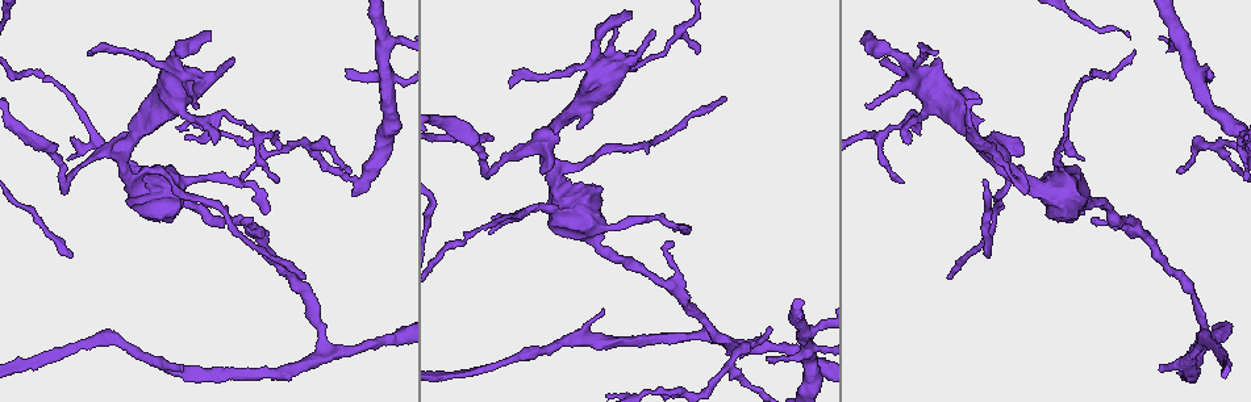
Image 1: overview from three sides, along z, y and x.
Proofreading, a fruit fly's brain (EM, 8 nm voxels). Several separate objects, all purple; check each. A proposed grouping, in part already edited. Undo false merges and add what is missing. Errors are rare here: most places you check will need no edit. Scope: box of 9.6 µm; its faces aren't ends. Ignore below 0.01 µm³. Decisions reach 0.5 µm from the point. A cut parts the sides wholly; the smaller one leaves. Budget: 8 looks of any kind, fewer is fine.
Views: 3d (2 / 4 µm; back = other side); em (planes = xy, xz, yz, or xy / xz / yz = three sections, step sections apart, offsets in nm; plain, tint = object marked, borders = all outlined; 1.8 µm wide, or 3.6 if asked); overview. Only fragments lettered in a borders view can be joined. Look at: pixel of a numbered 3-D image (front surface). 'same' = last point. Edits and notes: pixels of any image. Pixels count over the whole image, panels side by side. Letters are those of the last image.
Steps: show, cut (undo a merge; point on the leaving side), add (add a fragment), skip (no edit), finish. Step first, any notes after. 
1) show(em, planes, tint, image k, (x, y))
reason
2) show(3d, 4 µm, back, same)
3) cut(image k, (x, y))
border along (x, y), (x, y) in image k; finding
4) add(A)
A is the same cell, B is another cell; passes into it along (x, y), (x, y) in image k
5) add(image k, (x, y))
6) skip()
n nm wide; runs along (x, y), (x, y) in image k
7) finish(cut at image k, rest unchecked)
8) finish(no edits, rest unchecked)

show(em, planes, plain, image 1, (882, 136))
arms part here

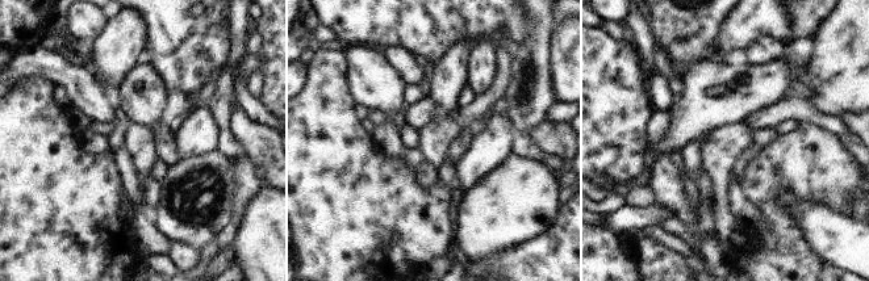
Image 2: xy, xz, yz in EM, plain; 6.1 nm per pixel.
show(em, planes, borders, same)
see the neighbours

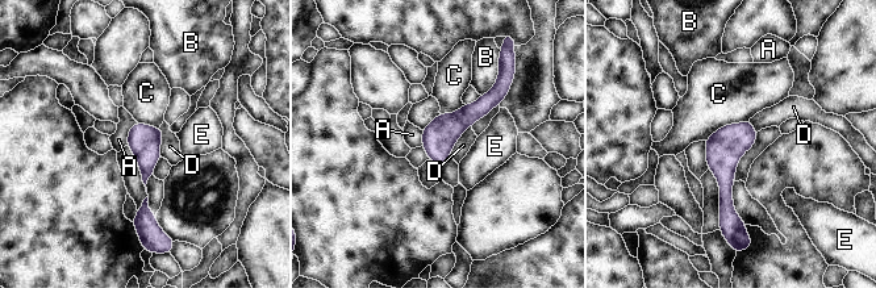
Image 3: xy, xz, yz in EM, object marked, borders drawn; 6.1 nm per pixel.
skip()
C touches over 300 nm; A, B, C, D and E are other cells; runs along (746, 124), (726, 149), (726, 221) in image 3; continuous, no second cell

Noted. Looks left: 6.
show(em, yz, step 16, tint, image 1, (1221, 146))
two arms in line, one across

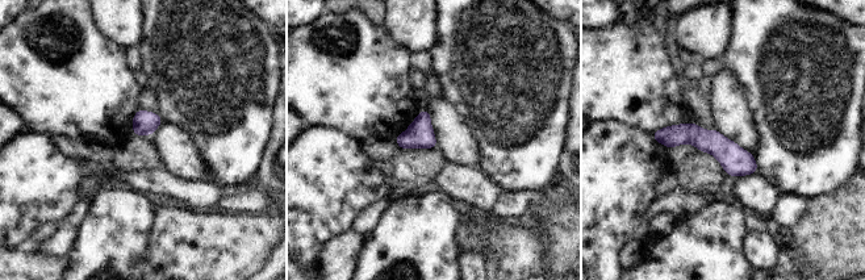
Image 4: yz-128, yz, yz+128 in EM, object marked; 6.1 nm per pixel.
show(em, xy, step 4, borders, same)

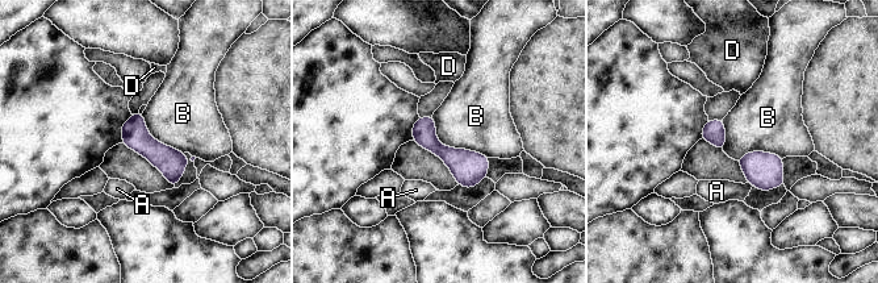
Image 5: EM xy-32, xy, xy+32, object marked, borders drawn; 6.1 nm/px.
skip()
A, B and D are other cells; border along (433, 115), (440, 142), (489, 157) in image 5; one cell here

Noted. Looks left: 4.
show(em, 3.6 µm, planes, tint, image 1, (809, 349))
two arms in line, one across

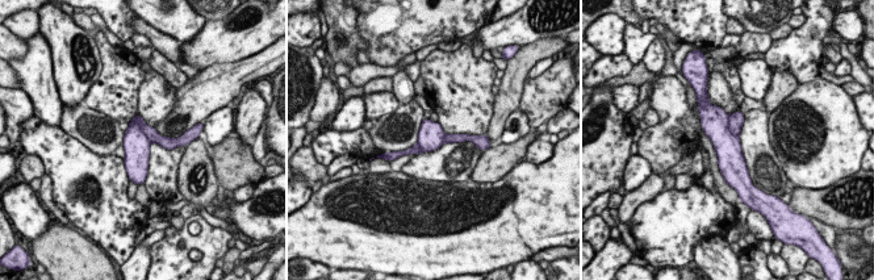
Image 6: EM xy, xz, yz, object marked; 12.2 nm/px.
show(em, 3.6 µm, planes, borders, same)
see the neighbours

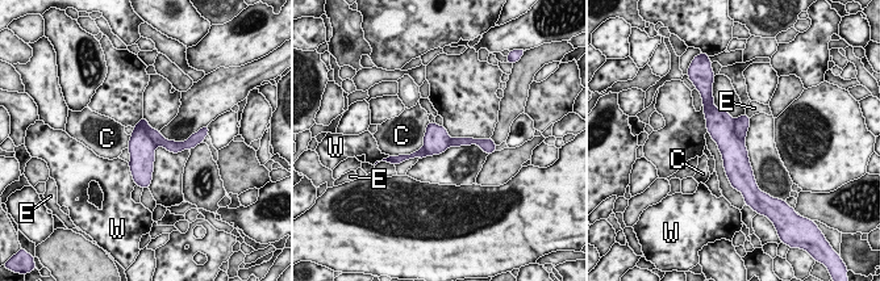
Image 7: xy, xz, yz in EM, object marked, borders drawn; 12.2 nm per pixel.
cut(image 7, (155, 135))
C, E and W are other cells; the part that leaves runs along (149, 129), (162, 142), (183, 146) in image 7; a second cell is stuck on

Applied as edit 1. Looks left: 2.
finish(cut at image 7, rest unchecked)

